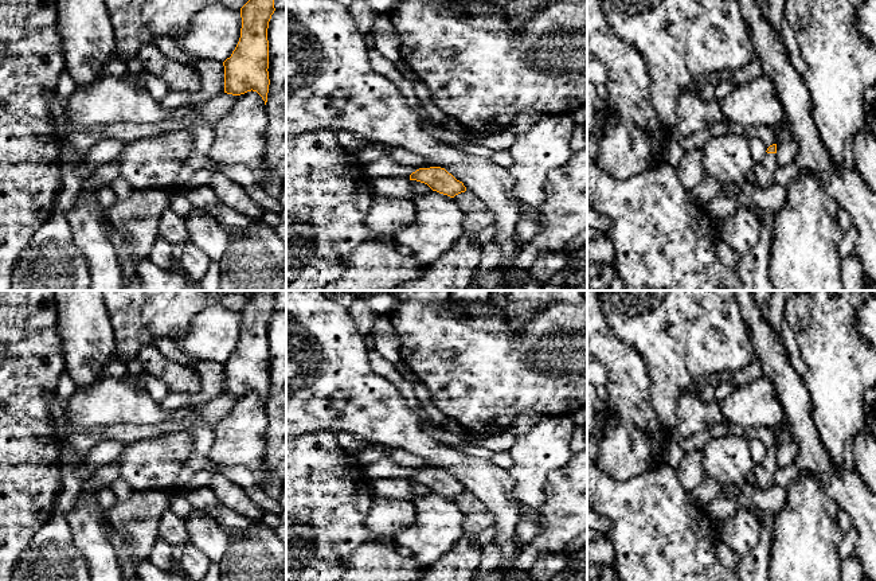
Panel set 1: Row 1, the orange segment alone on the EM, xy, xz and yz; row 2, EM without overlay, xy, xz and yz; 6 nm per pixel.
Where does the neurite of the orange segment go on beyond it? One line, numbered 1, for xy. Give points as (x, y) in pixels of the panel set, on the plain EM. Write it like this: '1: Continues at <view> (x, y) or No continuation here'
1: No continuation here

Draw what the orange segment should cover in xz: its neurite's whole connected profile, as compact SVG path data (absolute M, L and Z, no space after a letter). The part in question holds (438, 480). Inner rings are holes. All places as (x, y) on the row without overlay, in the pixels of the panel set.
M441 468L419 469L410 476L410 481L427 486L433 492L454 499L465 494L466 488Z

